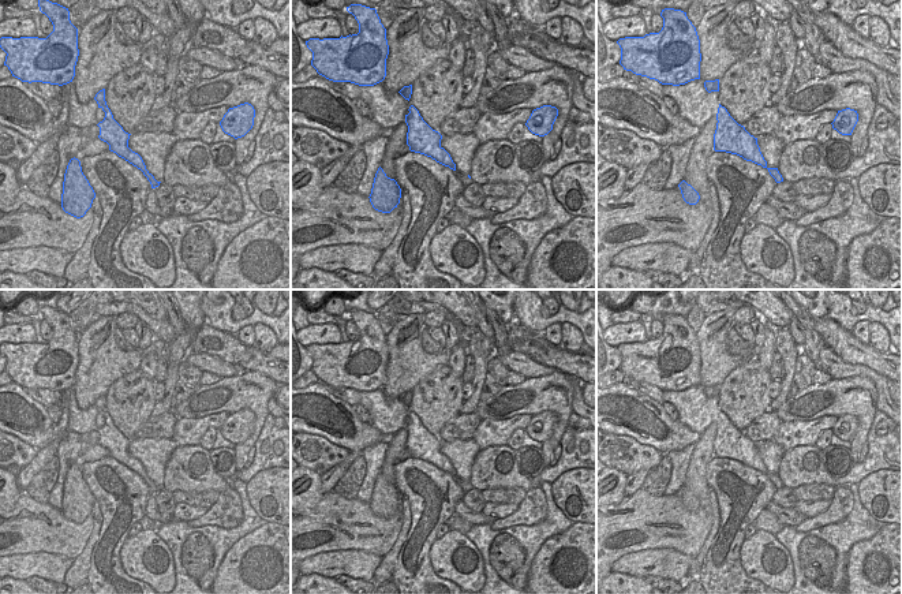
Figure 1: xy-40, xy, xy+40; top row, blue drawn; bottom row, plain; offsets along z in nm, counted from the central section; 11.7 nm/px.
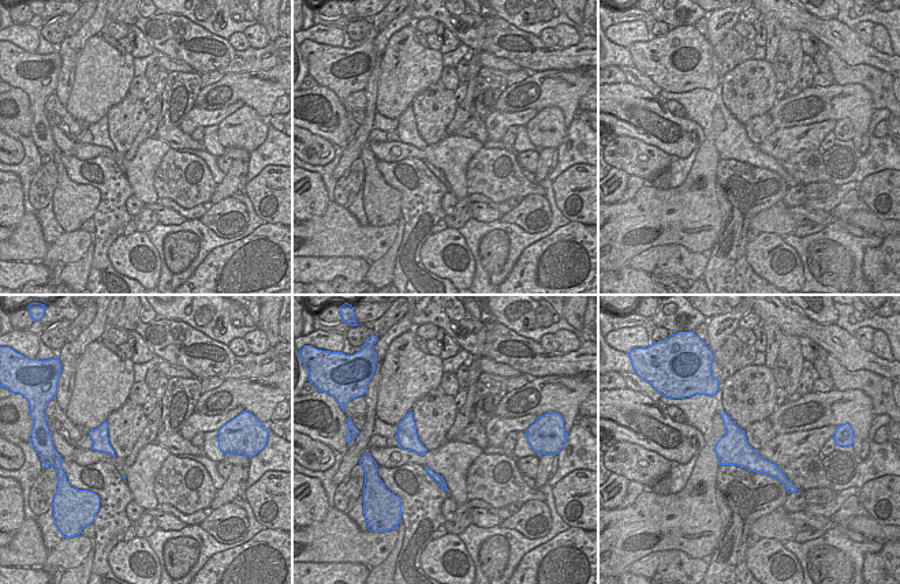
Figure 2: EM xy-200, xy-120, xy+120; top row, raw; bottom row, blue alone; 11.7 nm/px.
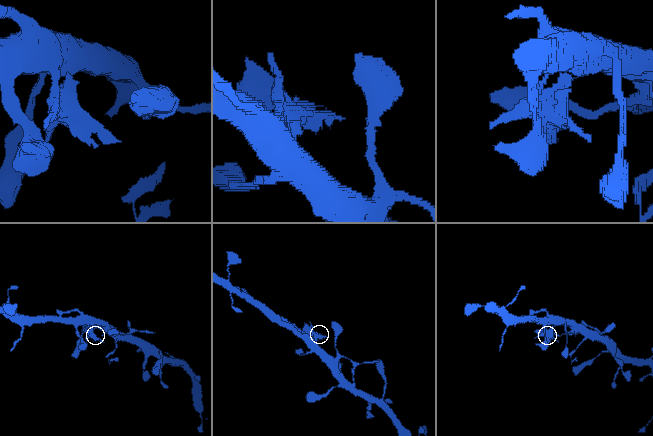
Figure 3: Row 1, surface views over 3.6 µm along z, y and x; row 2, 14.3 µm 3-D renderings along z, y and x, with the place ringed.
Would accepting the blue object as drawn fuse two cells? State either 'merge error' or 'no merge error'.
merge error

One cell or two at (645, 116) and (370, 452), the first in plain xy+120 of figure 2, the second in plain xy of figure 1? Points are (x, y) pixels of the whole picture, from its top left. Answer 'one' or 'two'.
two

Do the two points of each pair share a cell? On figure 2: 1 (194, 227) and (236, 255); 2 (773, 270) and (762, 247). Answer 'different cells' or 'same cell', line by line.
1: different cells
2: same cell

